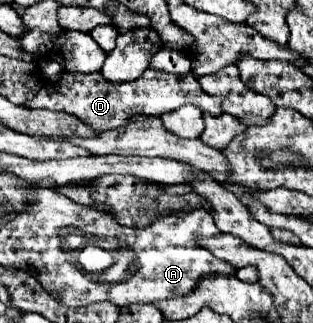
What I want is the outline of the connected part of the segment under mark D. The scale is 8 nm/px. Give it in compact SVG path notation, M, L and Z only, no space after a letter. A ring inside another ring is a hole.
M146 70L140 78L132 82L122 84L110 84L104 82L104 76L100 72L94 74L80 74L80 72L64 72L60 80L54 84L48 84L48 88L42 88L32 100L28 100L26 108L48 108L48 110L62 110L72 116L76 116L80 122L88 124L94 130L112 130L116 126L124 126L132 114L142 116L160 116L164 112L176 110L184 104L194 104L202 108L202 112L208 112L212 116L218 116L220 104L208 94L200 90L200 84L196 82L196 76L192 72L188 74L168 74L160 70Z

